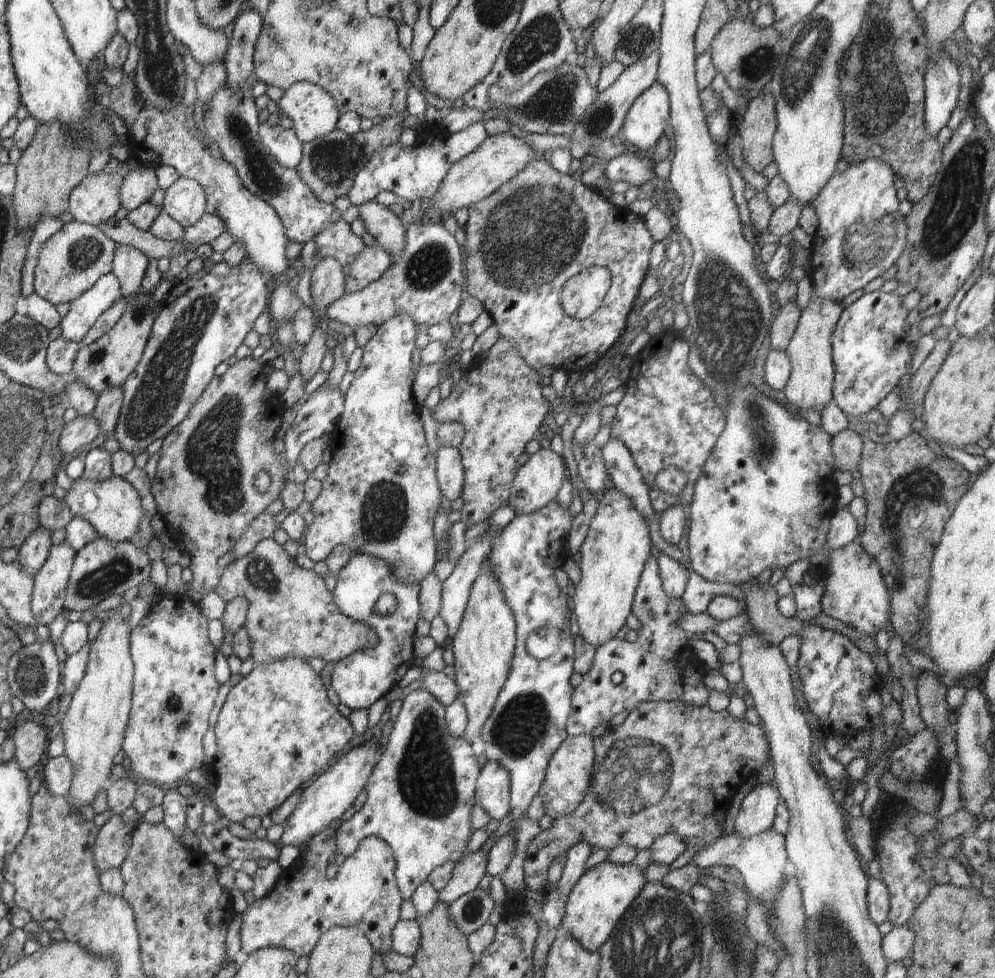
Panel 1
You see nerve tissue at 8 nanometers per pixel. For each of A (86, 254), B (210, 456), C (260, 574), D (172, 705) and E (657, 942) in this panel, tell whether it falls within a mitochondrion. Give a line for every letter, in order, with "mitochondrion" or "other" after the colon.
A: mitochondrion
B: mitochondrion
C: mitochondrion
D: mitochondrion
E: mitochondrion

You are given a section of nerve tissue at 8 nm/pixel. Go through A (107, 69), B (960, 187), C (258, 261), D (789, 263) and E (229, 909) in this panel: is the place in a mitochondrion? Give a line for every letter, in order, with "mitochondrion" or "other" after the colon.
A: other
B: mitochondrion
C: other
D: other
E: other

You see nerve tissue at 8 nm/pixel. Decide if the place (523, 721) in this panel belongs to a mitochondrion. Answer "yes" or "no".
yes

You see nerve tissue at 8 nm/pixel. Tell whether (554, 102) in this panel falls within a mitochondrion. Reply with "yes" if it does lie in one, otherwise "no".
yes

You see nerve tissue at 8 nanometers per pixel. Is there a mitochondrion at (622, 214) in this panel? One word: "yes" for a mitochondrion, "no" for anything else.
no

